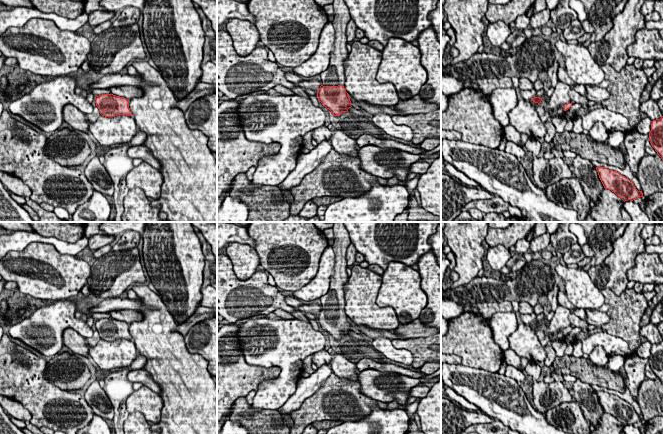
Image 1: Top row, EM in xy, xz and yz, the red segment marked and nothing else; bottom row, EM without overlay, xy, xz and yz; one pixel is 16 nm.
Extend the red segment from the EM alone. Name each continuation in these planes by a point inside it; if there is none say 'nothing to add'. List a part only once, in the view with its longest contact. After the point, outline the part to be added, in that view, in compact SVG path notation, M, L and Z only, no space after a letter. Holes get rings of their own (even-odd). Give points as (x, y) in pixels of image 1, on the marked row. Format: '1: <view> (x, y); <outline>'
1: xz (334, 75); M332 0L334 7L333 27L335 29L334 50L331 53L329 67L320 73L323 86L338 86L345 84L344 61L348 58L346 29L351 19L349 9L344 0Z

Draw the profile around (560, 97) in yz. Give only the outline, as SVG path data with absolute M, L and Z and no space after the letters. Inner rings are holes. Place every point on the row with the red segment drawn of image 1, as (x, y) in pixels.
M559 81L554 87L554 92L549 102L544 106L545 111L550 113L554 108L557 108L558 110L554 117L565 116L568 110L564 110L564 105L571 101L569 96L570 89L569 85Z

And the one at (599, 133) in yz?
M596 122L592 129L589 130L589 135L599 143L604 143L608 140L609 132L602 122Z

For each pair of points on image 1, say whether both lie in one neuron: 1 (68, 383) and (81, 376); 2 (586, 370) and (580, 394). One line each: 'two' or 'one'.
1: one
2: two

